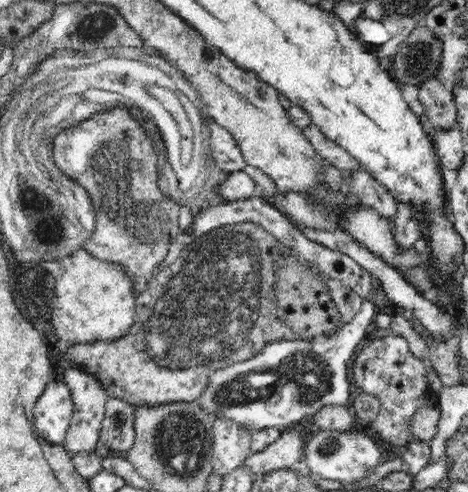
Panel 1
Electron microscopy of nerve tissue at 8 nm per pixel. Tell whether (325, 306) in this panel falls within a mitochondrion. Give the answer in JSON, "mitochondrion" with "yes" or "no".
{"mitochondrion":"no"}

